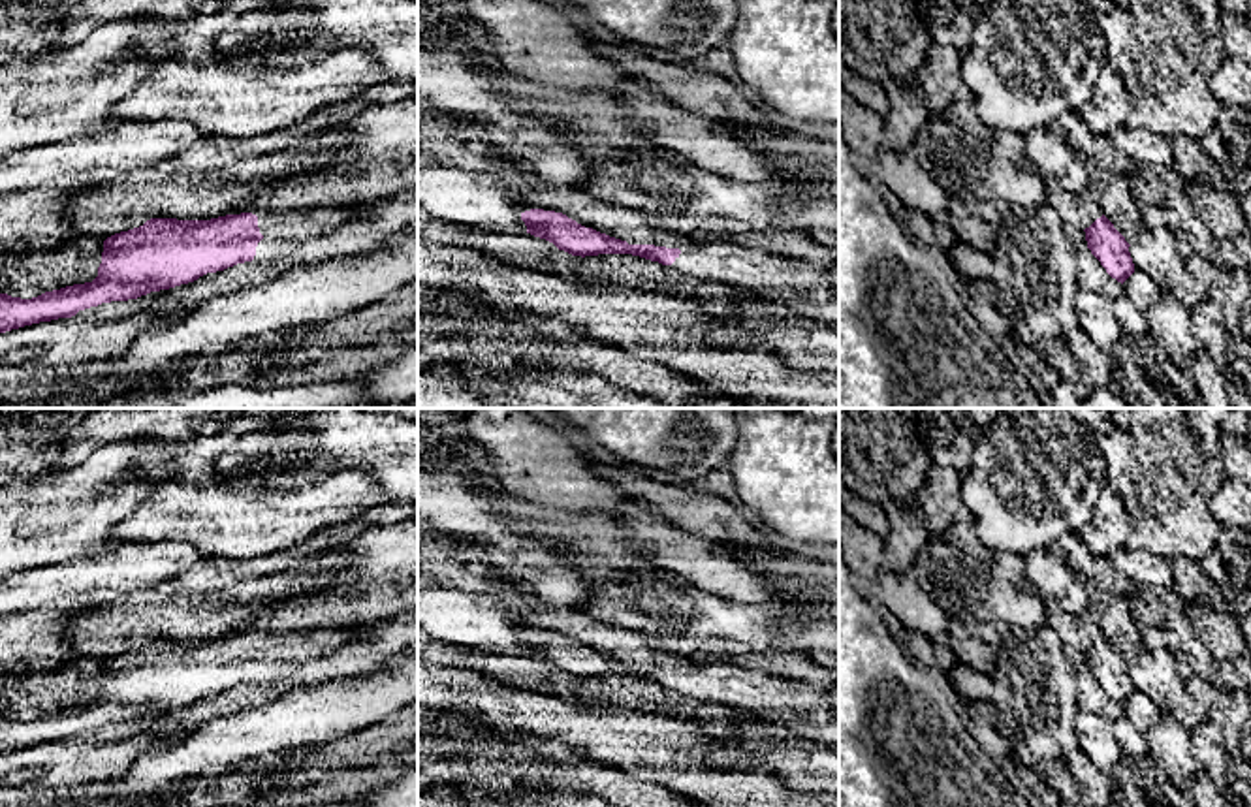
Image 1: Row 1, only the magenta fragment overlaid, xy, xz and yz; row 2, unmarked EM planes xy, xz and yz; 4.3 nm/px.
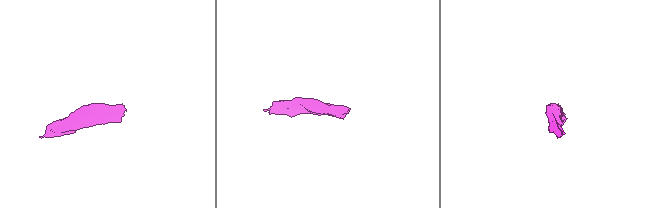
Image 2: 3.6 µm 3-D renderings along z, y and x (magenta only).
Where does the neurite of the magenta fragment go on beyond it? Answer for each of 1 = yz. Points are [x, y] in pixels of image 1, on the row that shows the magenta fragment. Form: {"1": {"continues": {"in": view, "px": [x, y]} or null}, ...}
{"1": {"continues": null}}

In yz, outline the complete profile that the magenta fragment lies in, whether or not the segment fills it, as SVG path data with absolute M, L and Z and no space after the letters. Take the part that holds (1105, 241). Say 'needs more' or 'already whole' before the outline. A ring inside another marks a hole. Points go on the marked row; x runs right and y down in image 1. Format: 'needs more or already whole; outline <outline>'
already whole; outline M1104 214L1084 231L1091 254L1112 278L1123 284L1134 273L1134 263L1129 252L1131 245Z

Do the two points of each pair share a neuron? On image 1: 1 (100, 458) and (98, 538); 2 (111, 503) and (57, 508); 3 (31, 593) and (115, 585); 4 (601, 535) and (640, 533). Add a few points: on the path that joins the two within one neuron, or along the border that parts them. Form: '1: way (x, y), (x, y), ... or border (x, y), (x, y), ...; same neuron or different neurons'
1: way (98, 478), (98, 518); same neuron
2: way (98, 506), (70, 508); same neuron
3: way (51, 582), (95, 582); same neuron
4: border (602, 512), (623, 527), (616, 540), (653, 567); different neurons

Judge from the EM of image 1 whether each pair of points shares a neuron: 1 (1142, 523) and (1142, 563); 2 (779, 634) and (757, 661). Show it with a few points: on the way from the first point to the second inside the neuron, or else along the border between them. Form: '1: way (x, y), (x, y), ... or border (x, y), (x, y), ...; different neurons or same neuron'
1: border (1127, 546), (1150, 550), (1169, 561); different neurons
2: border (723, 638), (740, 642), (749, 651), (806, 653); different neurons

